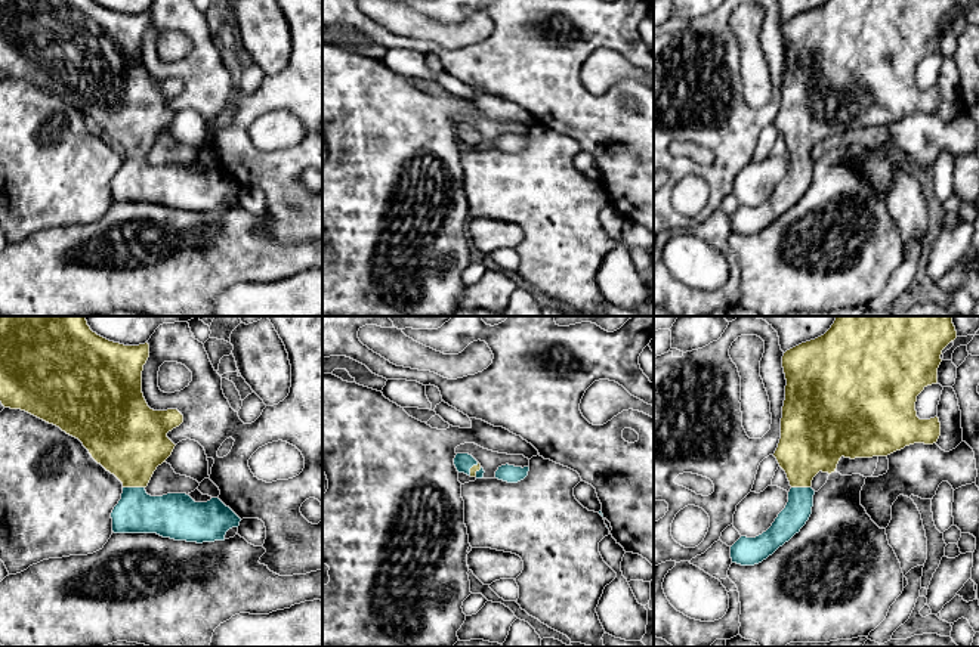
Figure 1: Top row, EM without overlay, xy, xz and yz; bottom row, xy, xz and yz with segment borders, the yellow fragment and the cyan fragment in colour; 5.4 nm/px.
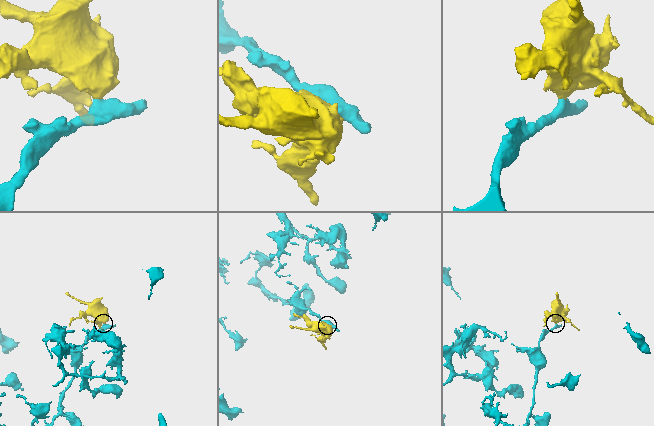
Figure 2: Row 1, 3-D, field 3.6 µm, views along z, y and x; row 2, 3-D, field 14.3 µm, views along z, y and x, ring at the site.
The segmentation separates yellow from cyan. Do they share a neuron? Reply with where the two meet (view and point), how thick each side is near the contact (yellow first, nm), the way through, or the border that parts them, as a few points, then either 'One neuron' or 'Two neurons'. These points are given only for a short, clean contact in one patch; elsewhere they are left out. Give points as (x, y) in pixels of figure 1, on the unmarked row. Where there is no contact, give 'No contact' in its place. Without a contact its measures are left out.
Touches yellow at xy (133, 155). Thickness 400 nm (yellow) against 240 nm. One neuron

